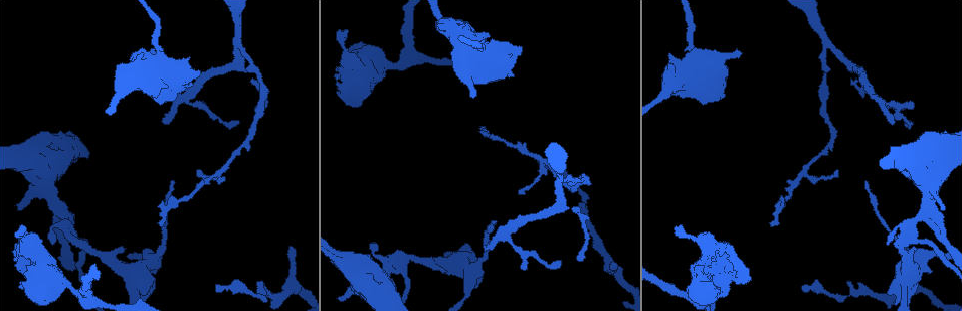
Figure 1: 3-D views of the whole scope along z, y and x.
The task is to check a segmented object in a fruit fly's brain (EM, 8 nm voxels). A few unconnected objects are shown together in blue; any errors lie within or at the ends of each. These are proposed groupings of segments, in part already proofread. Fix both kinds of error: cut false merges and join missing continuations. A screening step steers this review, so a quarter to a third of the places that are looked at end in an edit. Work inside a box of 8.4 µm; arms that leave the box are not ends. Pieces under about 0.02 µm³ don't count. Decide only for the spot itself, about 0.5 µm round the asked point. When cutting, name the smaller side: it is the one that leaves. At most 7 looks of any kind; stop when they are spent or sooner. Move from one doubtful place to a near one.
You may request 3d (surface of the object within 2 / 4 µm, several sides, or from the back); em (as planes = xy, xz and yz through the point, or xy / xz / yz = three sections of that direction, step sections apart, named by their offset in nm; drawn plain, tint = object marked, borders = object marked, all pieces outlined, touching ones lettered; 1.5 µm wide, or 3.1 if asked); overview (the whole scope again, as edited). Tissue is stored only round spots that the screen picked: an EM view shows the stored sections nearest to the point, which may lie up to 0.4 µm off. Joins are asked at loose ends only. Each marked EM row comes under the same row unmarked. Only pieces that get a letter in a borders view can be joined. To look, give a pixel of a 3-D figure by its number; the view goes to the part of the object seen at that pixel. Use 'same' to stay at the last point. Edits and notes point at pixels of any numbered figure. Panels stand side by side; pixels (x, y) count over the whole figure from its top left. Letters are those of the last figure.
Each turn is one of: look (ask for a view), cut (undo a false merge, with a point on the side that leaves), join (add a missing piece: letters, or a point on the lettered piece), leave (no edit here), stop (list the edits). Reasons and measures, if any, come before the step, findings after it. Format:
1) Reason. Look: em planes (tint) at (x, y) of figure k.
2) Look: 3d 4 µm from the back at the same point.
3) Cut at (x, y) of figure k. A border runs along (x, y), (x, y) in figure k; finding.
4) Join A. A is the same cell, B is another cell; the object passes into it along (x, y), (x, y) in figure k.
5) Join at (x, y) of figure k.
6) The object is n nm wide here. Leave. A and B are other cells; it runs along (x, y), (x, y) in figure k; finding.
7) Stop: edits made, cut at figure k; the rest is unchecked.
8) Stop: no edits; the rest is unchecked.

Free end. Look: em planes (borders) at (741, 53) of figure 1.

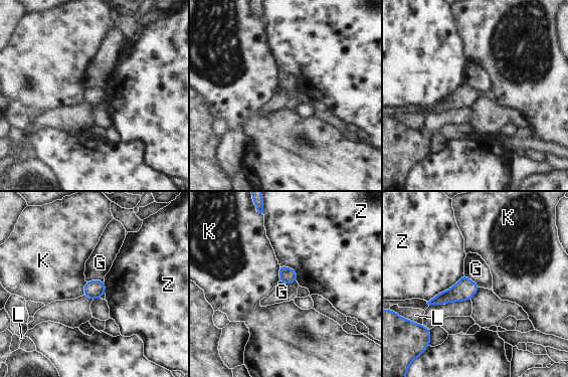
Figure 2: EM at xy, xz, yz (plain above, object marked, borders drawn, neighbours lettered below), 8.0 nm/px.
The object is 130 nm wide here. Leave. G, K, L and Z are other cells; a border runs along (104, 280), (89, 279), (86, 281) in figure 2; no lettered piece goes on from it.

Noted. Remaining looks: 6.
Tapers out. Look: em xy step 8 (tint) at (524, 269) of figure 1.

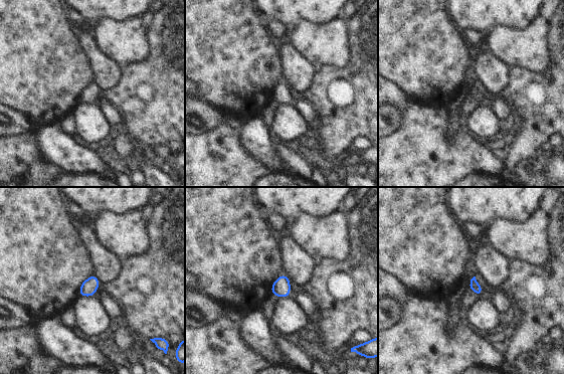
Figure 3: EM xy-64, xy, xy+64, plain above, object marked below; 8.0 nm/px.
Another direction. Look: em yz step 8 (borders) at the same point.

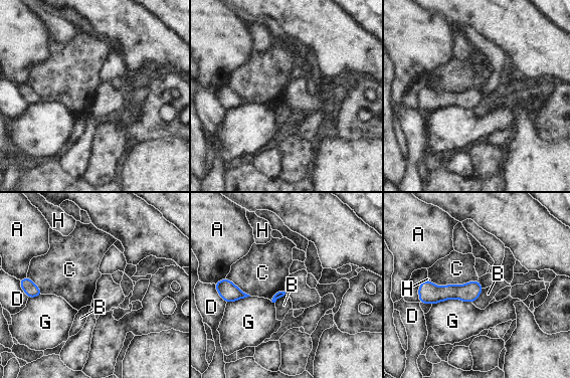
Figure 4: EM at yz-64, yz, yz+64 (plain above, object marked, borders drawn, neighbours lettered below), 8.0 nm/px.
Leave. A, B, C, D, G and H are other cells; it runs along (480, 288), (428, 294), (421, 301) in figure 4; none of them fits.

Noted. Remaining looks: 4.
Thin end. Look: 3d 4 µm at (804, 287) of figure 1.

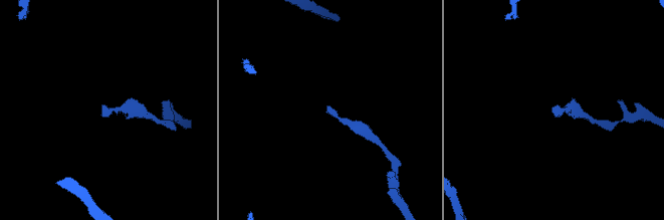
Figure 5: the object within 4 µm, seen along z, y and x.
Look: em yz step 4 (tint) at (328, 106) of figure 5.

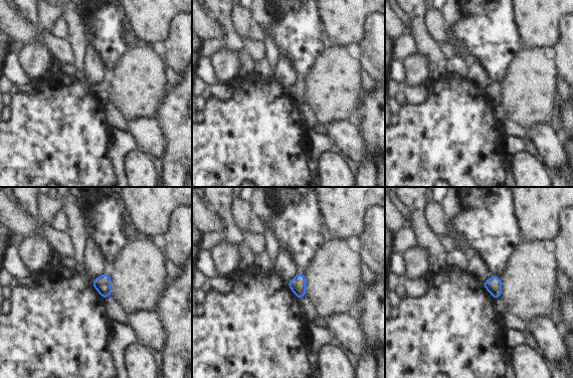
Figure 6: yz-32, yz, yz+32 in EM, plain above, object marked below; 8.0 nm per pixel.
Look: em planes (borders) at the same point.

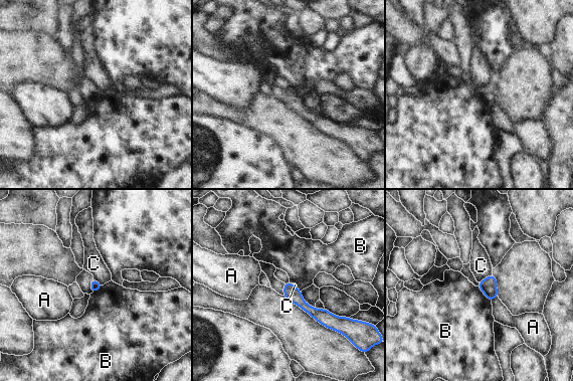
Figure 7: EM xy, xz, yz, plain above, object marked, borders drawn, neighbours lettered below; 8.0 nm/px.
Leave. A, B and C are other cells; a border runs along (478, 286), (491, 302) in figure 7; none of them fits.

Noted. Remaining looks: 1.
Stop: no edits; the rest is unchecked.

